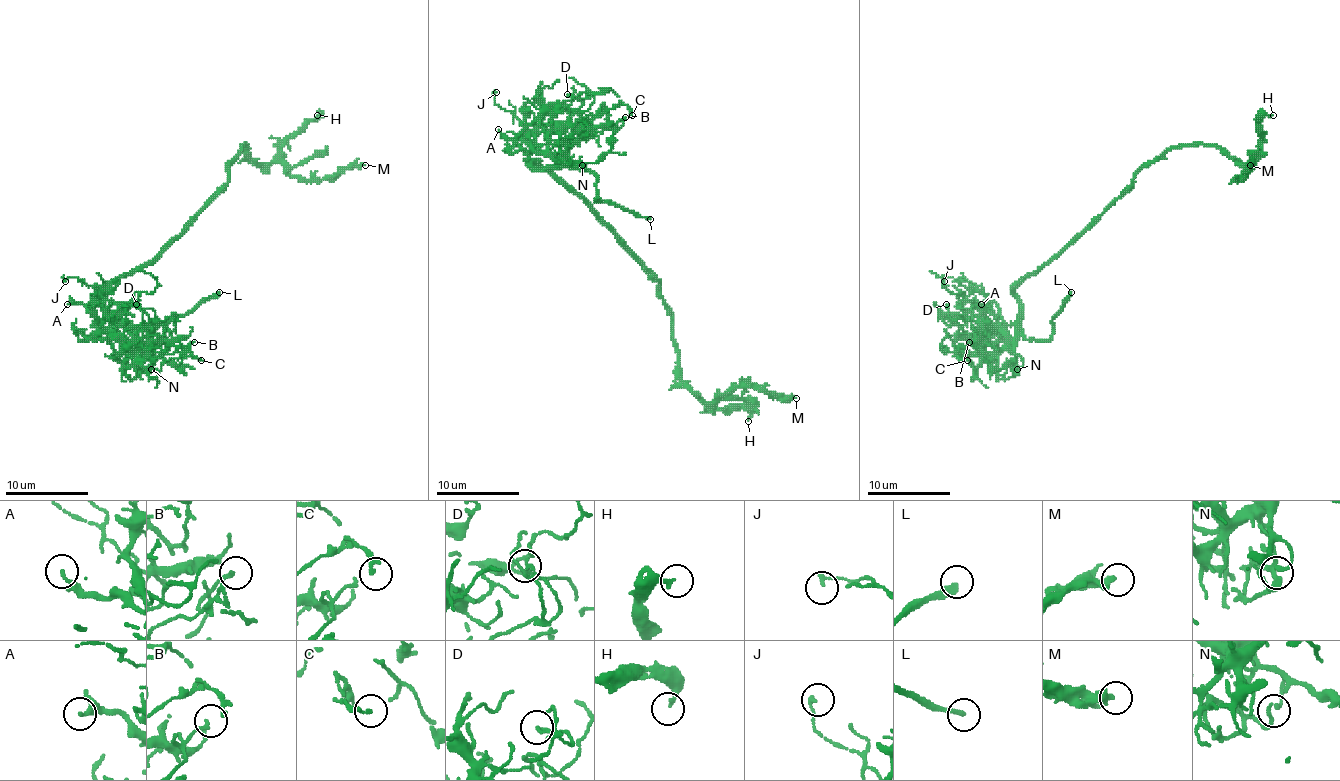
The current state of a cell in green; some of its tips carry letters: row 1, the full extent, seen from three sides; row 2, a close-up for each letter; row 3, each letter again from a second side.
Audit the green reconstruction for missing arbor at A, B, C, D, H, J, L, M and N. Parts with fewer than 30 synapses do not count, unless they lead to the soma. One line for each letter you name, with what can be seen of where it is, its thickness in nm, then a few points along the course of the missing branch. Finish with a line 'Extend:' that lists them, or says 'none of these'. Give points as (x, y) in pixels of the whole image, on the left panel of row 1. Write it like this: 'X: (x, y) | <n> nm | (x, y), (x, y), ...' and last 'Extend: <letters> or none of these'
L: (219, 292) | 280 nm | (219, 292), (317, 200), (304, 202), (304, 196), (292, 204), (284, 221), (296, 252), (282, 240), (284, 258)
Extend: L

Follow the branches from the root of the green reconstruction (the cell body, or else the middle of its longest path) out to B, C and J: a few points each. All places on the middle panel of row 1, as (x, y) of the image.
B: (617, 233), (582, 198), (540, 165), (532, 165), (555, 169), (594, 163), (611, 148), (615, 125), (625, 117)
C: (617, 233), (532, 165), (559, 167), (580, 121), (590, 123), (619, 105), (632, 115)
J: (617, 233), (532, 165), (555, 169), (563, 161), (534, 144), (534, 134), (494, 102), (496, 92)

